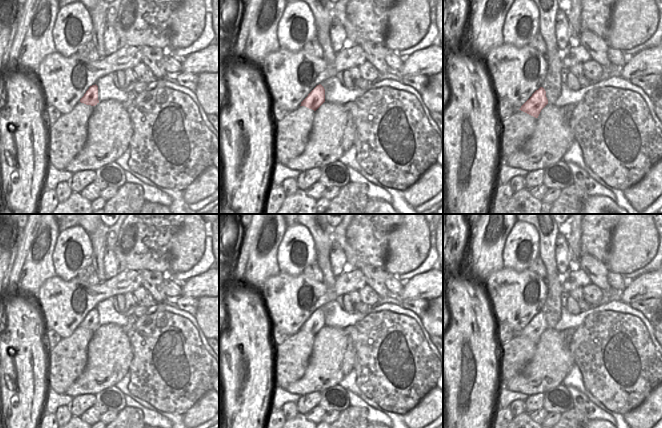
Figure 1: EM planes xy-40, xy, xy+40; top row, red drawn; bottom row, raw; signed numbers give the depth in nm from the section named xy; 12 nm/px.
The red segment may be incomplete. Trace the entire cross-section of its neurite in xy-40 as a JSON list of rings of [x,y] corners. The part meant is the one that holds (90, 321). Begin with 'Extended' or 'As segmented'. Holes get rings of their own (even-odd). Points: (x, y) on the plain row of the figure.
As segmented. [[[96,308],[90,310],[84,320],[80,323],[80,326],[91,330],[97,329],[99,327],[98,310]]]

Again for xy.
As segmented. [[[319,308],[301,326],[300,330],[305,330],[316,335],[325,326],[325,313]]]

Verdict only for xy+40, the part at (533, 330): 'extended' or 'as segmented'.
as segmented

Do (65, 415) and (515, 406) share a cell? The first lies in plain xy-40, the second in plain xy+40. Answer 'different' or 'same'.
same

